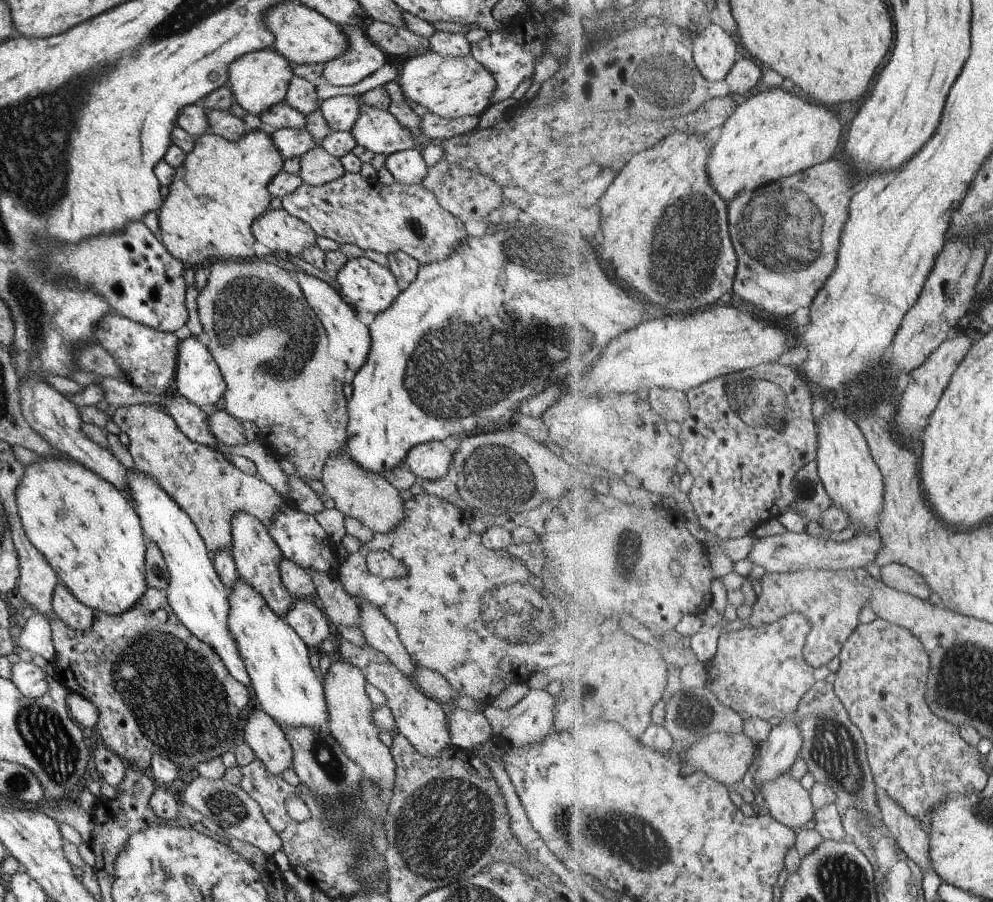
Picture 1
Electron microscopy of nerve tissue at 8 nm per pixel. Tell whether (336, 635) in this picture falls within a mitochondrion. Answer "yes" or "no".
no

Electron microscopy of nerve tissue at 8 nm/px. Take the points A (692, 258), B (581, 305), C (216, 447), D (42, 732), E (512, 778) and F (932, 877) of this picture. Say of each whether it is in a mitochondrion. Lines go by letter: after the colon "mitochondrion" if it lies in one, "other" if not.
A: mitochondrion
B: other
C: other
D: mitochondrion
E: other
F: other

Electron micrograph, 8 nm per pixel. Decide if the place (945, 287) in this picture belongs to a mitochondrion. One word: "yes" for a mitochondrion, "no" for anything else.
no

